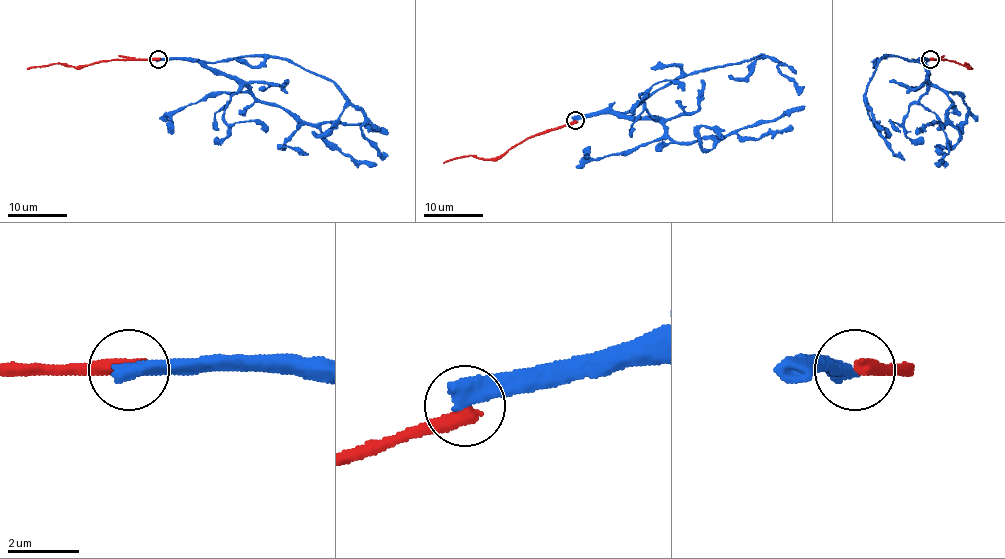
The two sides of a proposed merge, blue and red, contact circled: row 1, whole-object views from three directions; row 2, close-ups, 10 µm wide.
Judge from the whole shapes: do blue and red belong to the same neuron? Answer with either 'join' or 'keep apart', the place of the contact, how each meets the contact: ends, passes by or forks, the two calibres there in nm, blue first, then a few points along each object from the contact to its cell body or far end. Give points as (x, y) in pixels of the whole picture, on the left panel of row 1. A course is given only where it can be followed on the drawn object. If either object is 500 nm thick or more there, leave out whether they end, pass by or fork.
keep apart; at (158, 59); 550 nm thick on the blue side, 440 nm on the other; blue runs (158, 60), (217, 63), (272, 57), (293, 61), (328, 77), (356, 107), (364, 116), (362, 136), (383, 160); red runs (158, 60), (108, 60), (76, 67), (48, 64), (27, 68)

